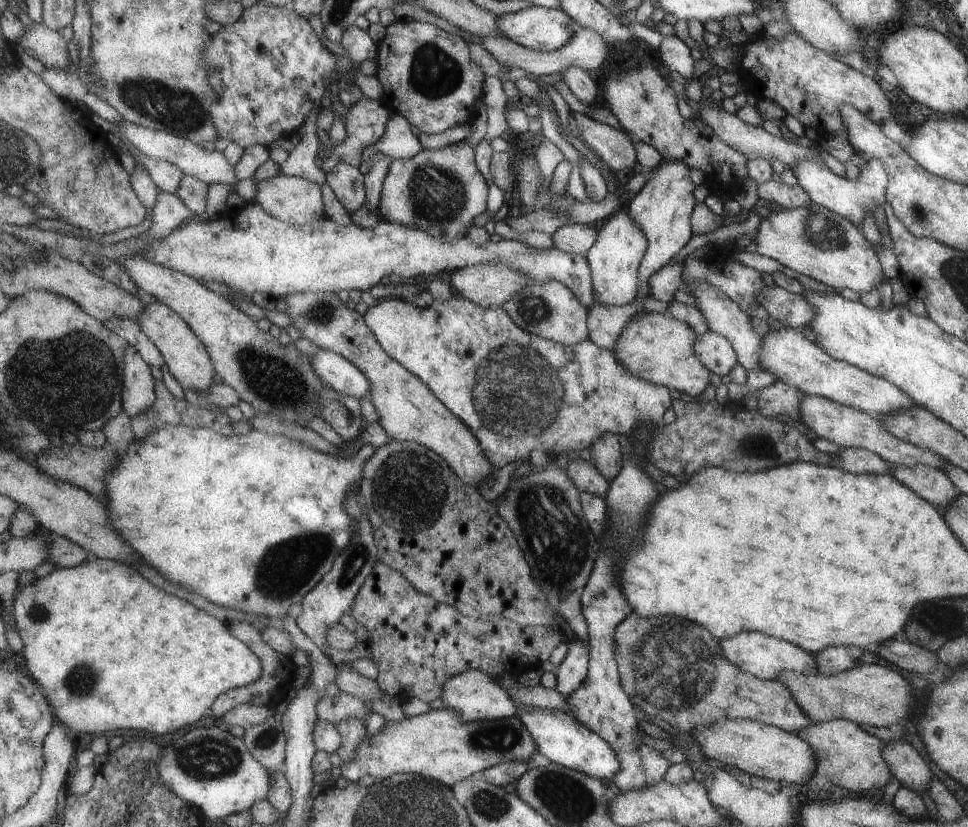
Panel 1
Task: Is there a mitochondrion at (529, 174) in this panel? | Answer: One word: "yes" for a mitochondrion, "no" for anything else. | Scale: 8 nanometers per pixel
yes

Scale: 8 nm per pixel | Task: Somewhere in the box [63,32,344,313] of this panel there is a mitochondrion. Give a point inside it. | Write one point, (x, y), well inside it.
(163, 105)

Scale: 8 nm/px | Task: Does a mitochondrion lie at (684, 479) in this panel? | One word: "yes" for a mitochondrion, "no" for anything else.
no

